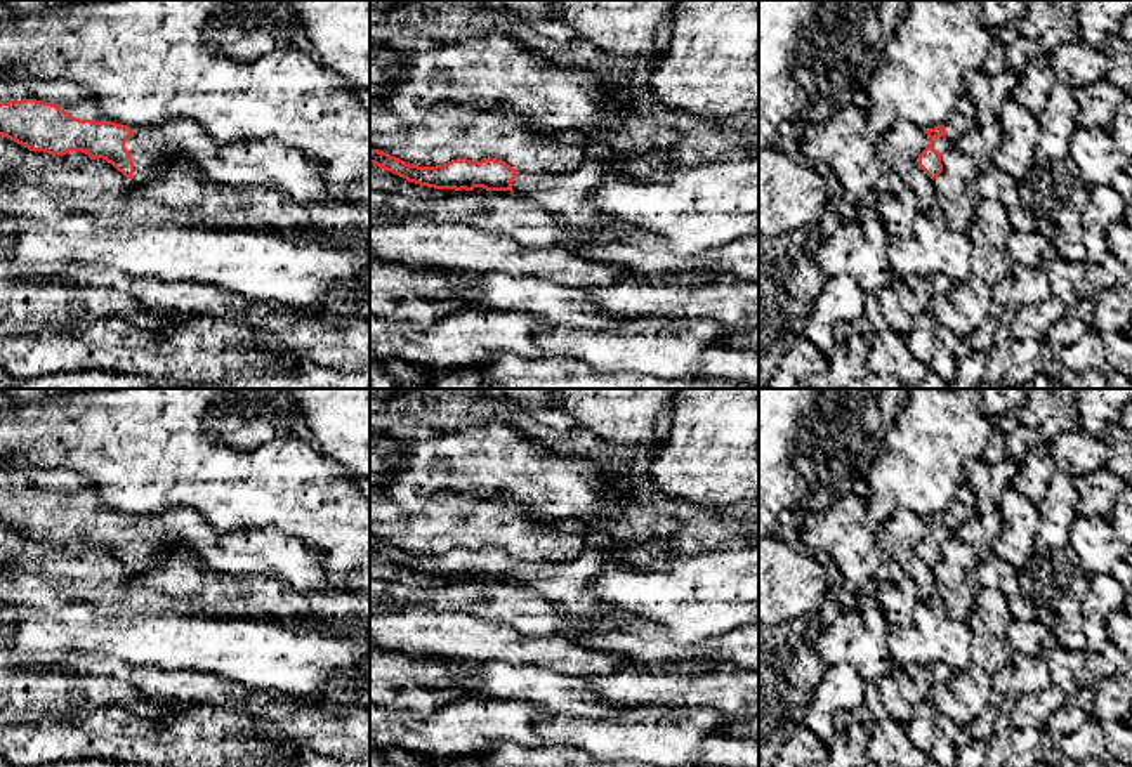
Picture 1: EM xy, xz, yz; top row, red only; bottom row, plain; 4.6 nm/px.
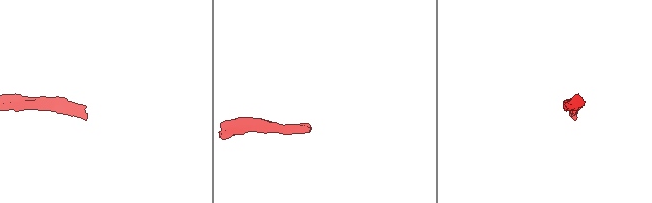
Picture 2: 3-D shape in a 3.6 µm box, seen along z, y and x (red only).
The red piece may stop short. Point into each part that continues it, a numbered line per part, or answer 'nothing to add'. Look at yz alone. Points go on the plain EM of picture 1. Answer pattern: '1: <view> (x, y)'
1: yz (941, 533)

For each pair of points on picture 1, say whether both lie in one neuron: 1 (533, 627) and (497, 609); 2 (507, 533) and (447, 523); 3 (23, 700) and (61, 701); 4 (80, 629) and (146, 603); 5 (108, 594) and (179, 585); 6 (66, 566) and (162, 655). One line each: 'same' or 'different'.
1: same
2: same
3: same
4: different
5: different
6: different

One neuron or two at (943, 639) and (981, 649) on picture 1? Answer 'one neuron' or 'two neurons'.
two neurons

